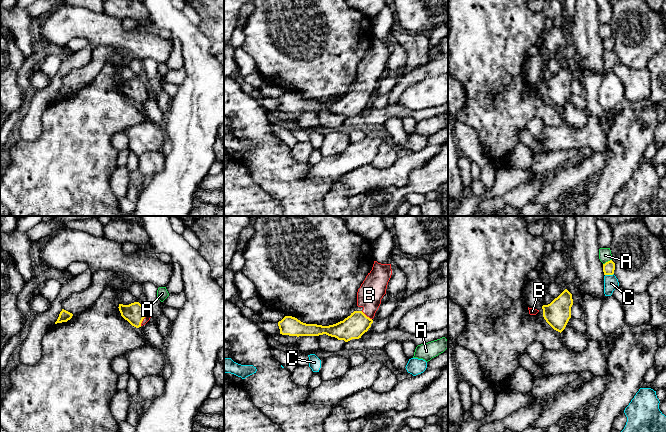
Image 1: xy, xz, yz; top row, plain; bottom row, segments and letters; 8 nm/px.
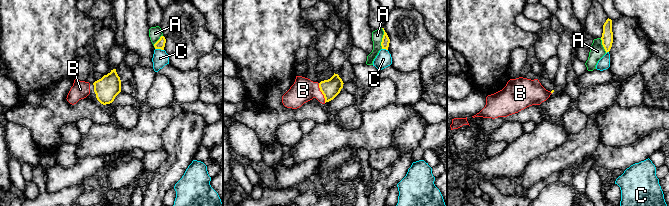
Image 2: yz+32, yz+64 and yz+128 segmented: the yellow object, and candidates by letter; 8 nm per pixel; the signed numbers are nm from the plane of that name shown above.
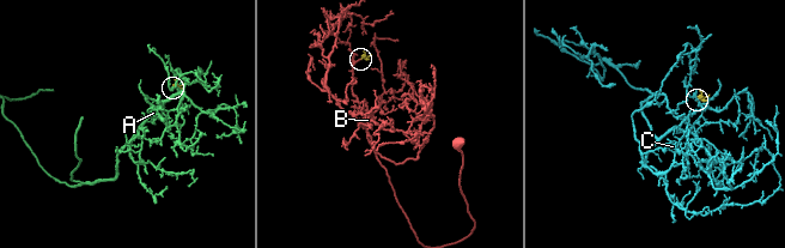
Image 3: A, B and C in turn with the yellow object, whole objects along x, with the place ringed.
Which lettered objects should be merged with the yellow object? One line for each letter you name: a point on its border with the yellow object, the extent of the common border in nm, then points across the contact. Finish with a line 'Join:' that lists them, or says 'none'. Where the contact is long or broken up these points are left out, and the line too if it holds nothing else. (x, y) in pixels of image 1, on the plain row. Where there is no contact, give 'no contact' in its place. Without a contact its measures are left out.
B: xz (365, 91) | 110 nm | across xz (354, 102), (365, 91), (369, 86), (369, 71)
Join: B

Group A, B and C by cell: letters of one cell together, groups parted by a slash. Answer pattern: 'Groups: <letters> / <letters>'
Groups: A / B / C

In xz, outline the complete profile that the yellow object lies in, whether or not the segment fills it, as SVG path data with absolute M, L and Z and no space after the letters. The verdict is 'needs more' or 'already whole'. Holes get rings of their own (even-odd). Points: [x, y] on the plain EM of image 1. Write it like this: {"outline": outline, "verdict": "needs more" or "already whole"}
{"outline": "M374 37L372 46L357 68L357 82L362 83L362 87L354 87L343 97L329 102L306 100L295 93L285 92L278 98L280 110L297 113L326 110L345 118L361 114L373 99L372 95L381 80L381 75L386 70L391 51L391 40Z", "verdict": "needs more"}

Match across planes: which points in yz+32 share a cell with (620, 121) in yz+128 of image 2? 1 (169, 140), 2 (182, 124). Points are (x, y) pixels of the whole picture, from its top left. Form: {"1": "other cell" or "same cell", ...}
{"1": "other cell", "2": "other cell"}

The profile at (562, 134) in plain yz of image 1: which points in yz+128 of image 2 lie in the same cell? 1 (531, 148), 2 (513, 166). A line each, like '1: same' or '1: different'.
1: same
2: same

